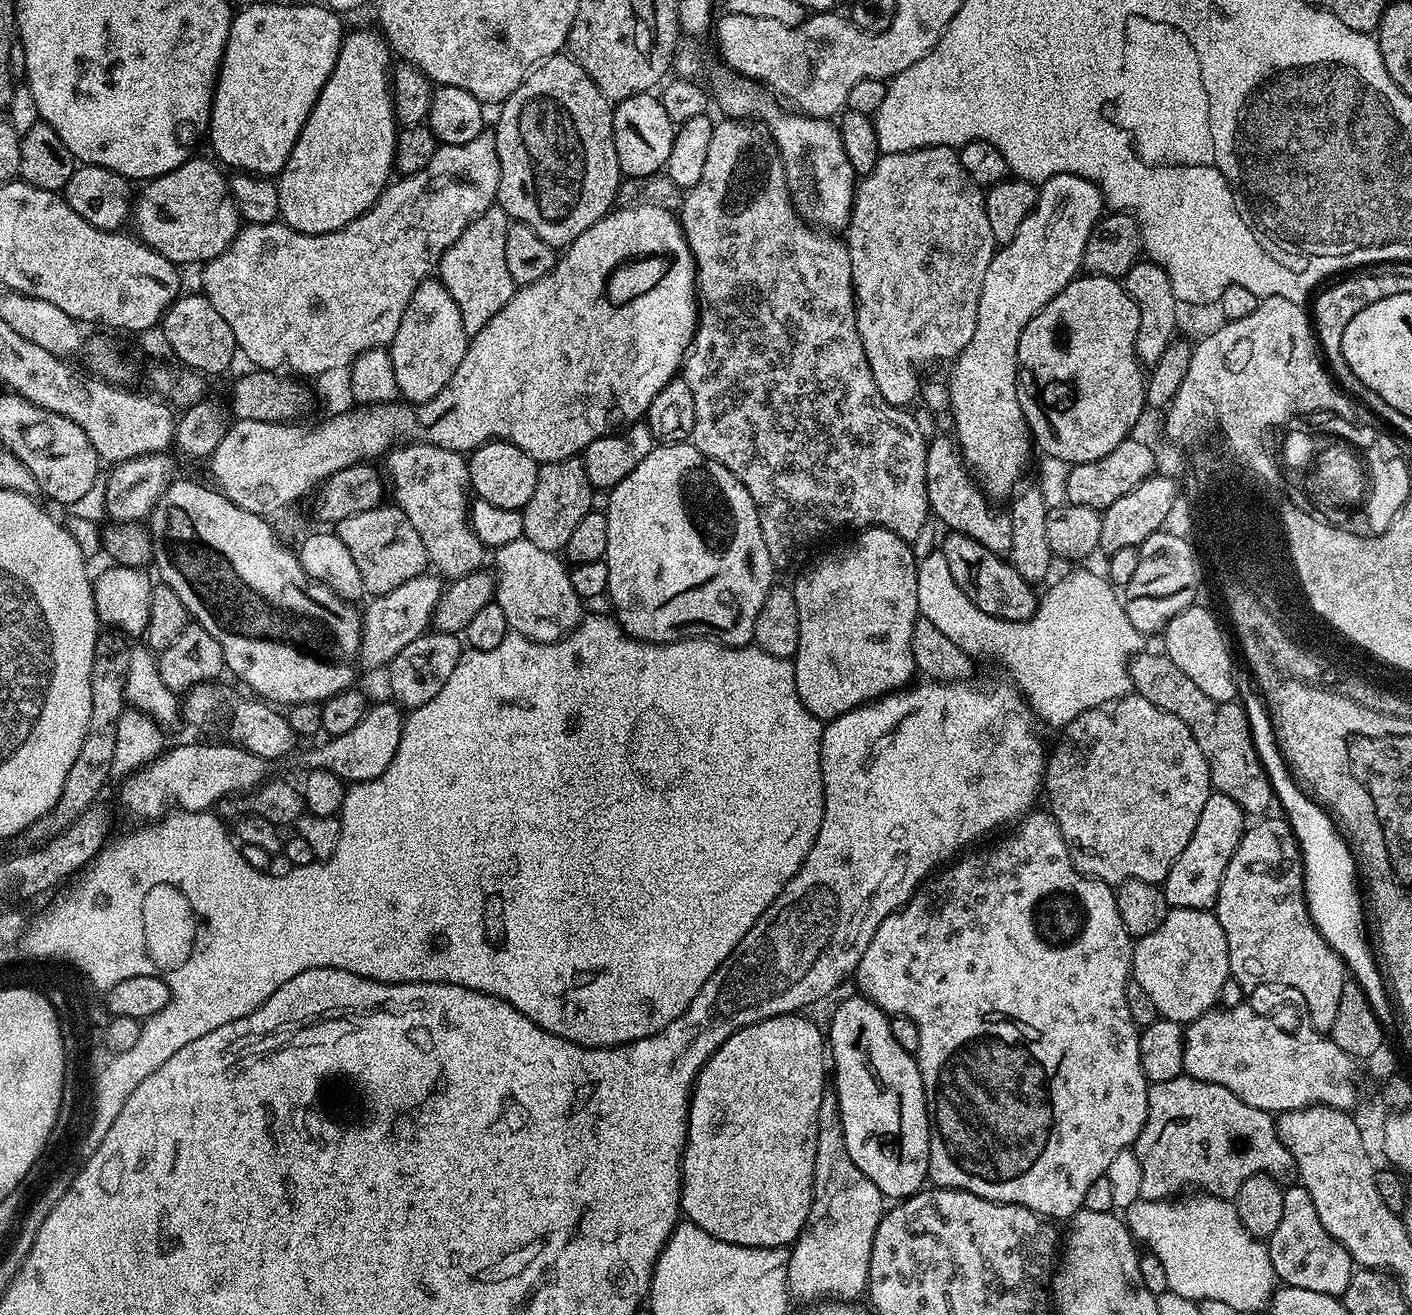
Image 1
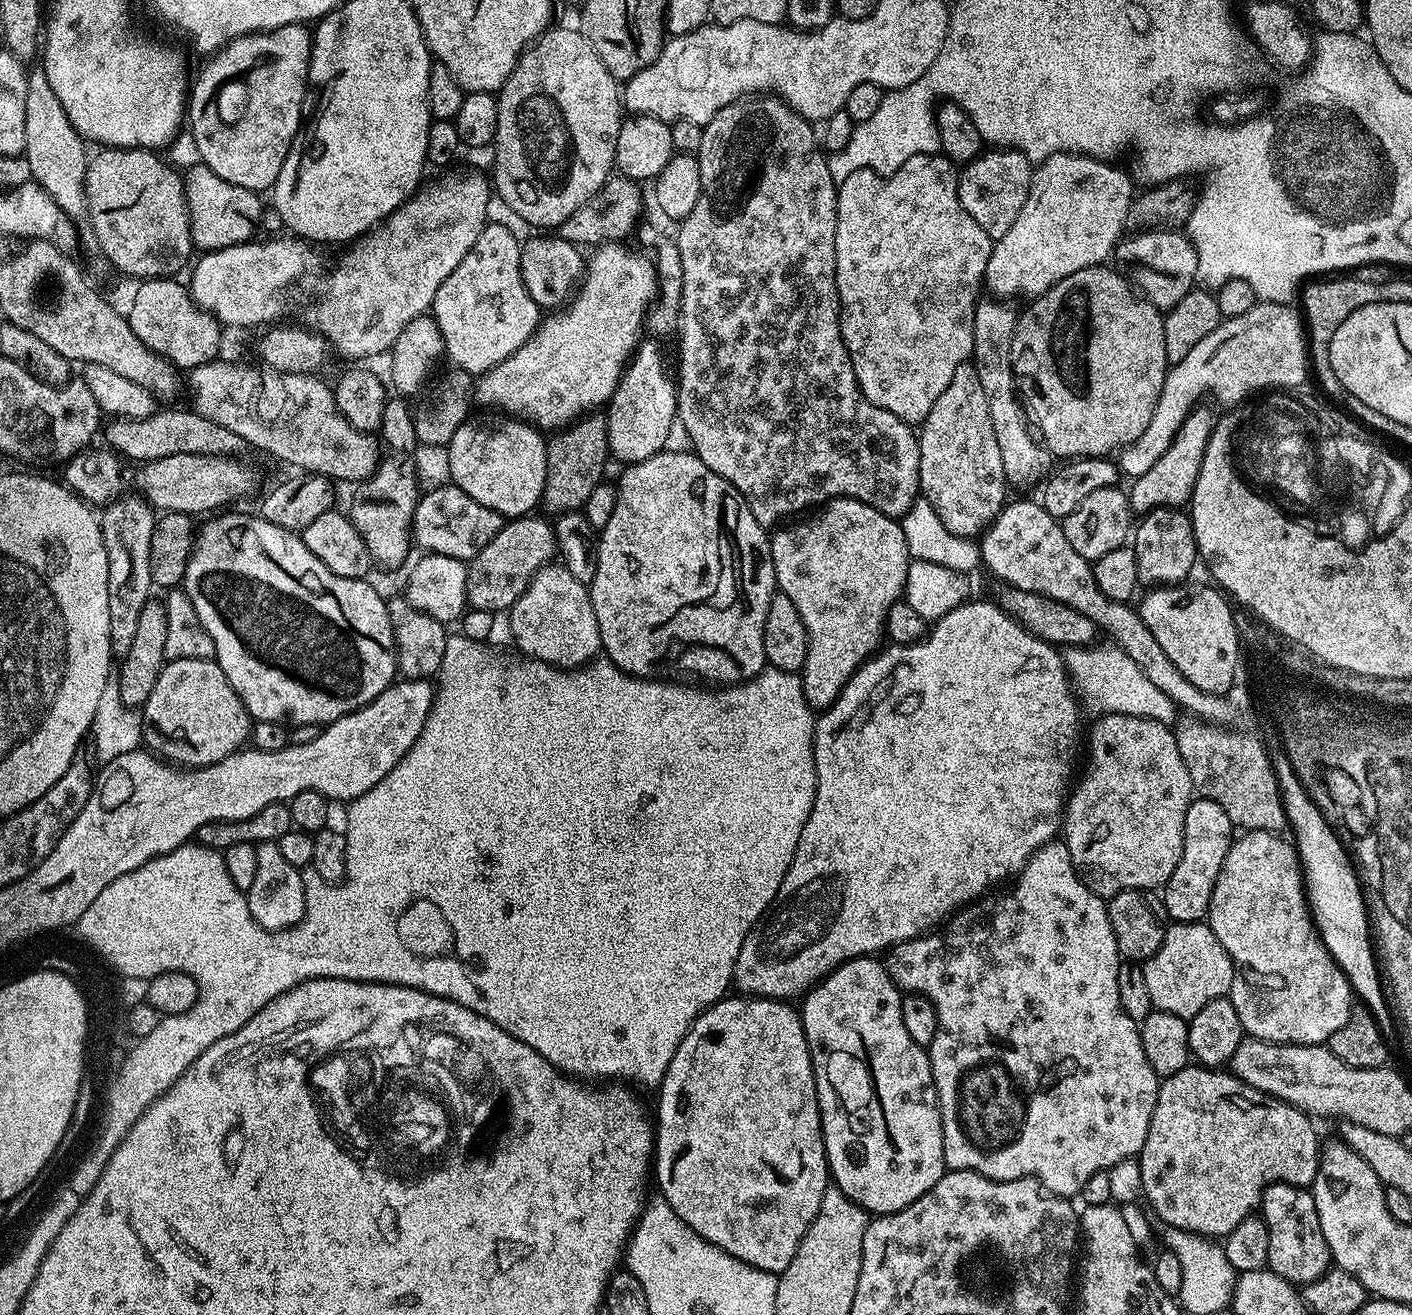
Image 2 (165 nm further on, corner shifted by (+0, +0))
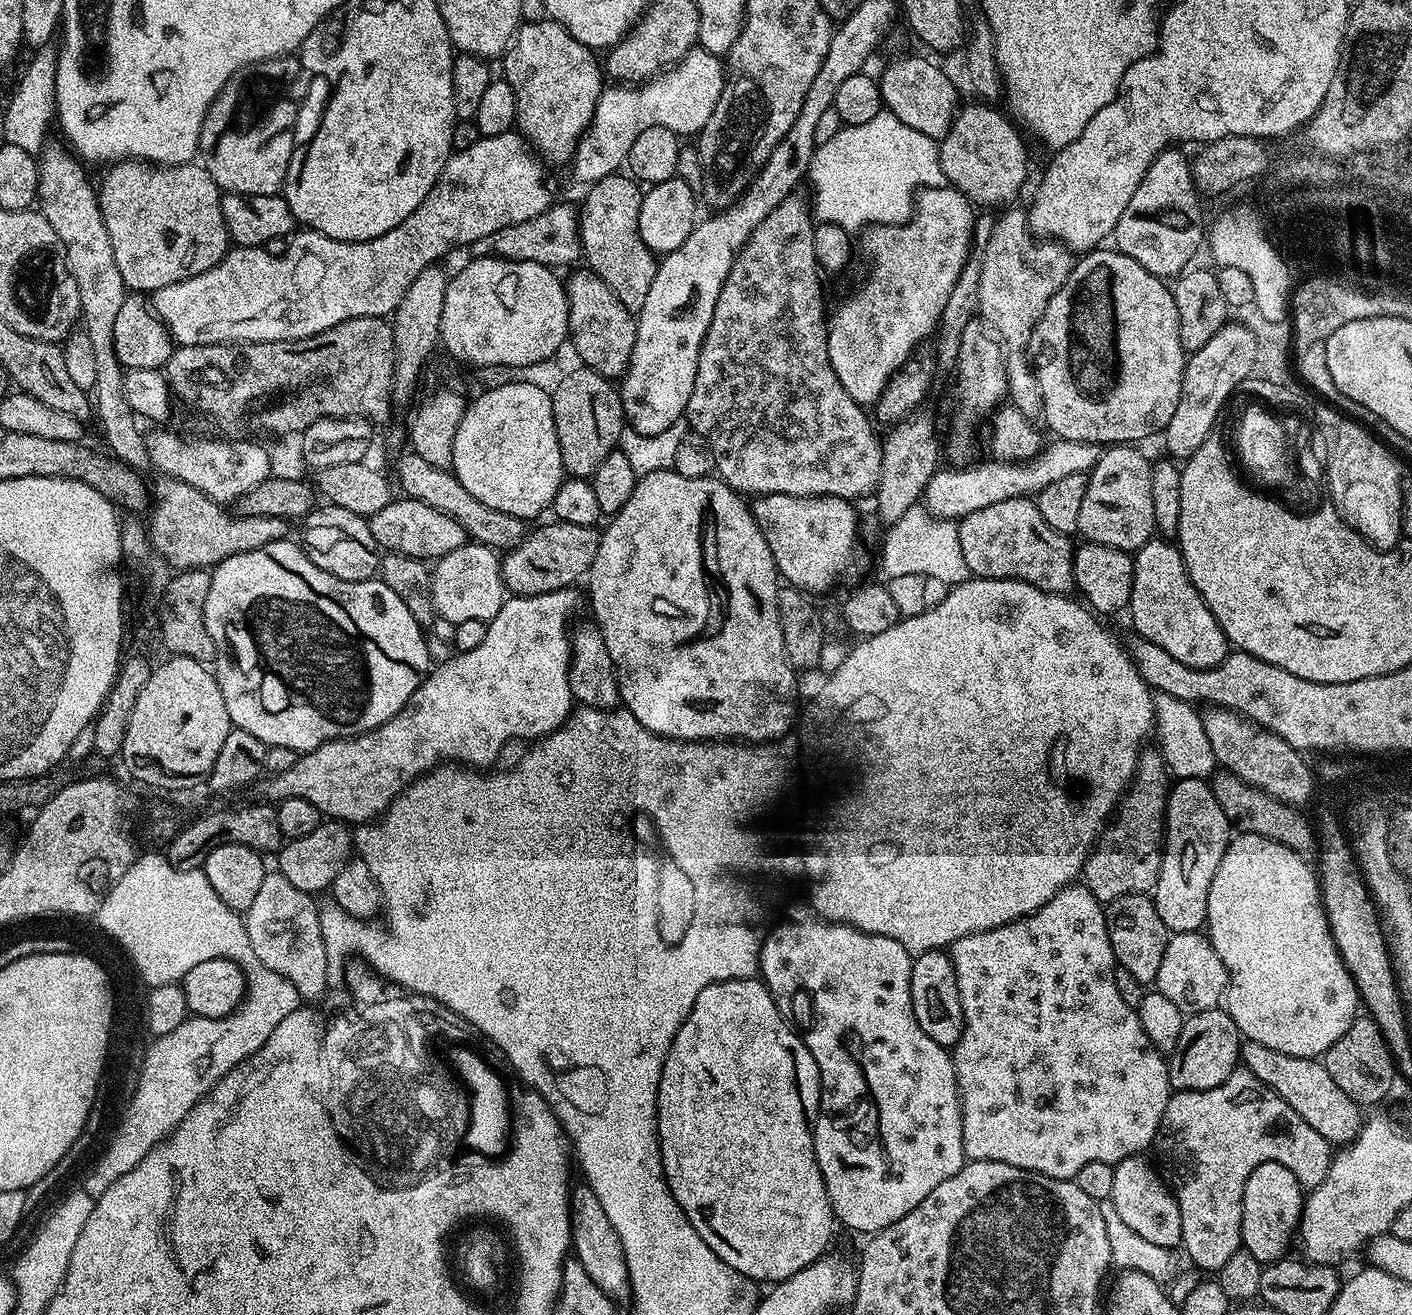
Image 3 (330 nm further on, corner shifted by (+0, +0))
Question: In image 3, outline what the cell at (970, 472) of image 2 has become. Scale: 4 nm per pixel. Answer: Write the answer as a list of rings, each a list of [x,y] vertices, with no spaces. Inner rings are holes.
[[[974,318],[966,322],[965,328],[962,329],[962,346],[958,346],[954,371],[956,371],[956,417],[952,420],[948,446],[946,442],[946,460],[952,466],[967,466],[977,459],[976,436],[972,433],[972,423],[975,422],[976,415],[979,412],[991,413],[1008,395],[1004,350],[1000,346],[999,339],[993,335],[983,319]]]

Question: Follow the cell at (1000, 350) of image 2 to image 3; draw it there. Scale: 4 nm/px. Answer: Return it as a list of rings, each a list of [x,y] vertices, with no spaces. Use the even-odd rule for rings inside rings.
[[[1004,210],[995,217],[992,233],[979,253],[982,276],[978,281],[978,312],[994,329],[1004,350],[1004,365],[1008,379],[1011,407],[1018,409],[1027,420],[1035,421],[1044,411],[1040,383],[1030,367],[1028,339],[1036,321],[1050,302],[1050,298],[1066,282],[1074,263],[1074,256],[1063,244],[1047,238],[1037,239],[1028,226],[1023,211]]]

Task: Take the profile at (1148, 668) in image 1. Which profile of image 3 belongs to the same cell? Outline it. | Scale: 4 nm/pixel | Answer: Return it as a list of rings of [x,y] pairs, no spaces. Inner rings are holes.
[[[1223,770],[1217,771],[1210,780],[1212,786],[1212,793],[1214,798],[1218,798],[1218,806],[1222,806],[1222,814],[1226,814],[1229,825],[1235,826],[1241,833],[1249,832],[1255,836],[1261,836],[1262,838],[1270,838],[1274,842],[1278,842],[1282,846],[1286,846],[1290,850],[1294,850],[1299,856],[1305,858],[1311,857],[1317,851],[1318,848],[1318,836],[1314,831],[1314,824],[1307,820],[1303,816],[1299,807],[1283,804],[1278,798],[1274,798],[1270,794],[1266,794],[1262,790],[1258,790],[1254,786],[1250,786],[1246,782],[1242,782],[1236,776],[1230,772]]]

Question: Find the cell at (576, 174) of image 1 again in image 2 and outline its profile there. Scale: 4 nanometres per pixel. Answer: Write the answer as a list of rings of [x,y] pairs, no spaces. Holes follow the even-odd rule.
[[[552,26],[543,34],[536,37],[534,43],[525,48],[520,56],[520,61],[514,66],[510,78],[504,83],[504,87],[498,93],[496,105],[498,106],[498,124],[496,126],[496,138],[494,149],[496,153],[492,156],[492,176],[490,175],[490,184],[500,195],[500,200],[516,216],[521,216],[528,224],[533,224],[536,230],[556,230],[560,225],[566,222],[568,218],[584,202],[589,202],[594,198],[609,177],[613,175],[616,162],[616,143],[618,142],[618,130],[622,123],[622,88],[615,78],[602,66],[602,58],[594,54],[594,46],[586,42],[586,38],[575,27],[556,28]]]

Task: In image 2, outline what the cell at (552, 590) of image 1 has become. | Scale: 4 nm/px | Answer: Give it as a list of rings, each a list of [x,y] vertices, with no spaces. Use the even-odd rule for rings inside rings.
[[[562,564],[544,565],[536,572],[506,618],[514,642],[525,657],[574,670],[585,667],[599,655],[601,635],[588,589]]]

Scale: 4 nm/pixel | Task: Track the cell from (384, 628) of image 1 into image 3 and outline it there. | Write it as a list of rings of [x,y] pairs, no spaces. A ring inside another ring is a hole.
[[[469,542],[458,550],[439,557],[431,569],[432,606],[439,619],[454,626],[458,622],[492,620],[506,599],[504,579],[500,573],[501,557],[484,544]]]

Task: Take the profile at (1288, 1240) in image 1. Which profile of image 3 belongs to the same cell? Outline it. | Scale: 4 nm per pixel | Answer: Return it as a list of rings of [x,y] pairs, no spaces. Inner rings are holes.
[[[1262,1162],[1262,1166],[1258,1166],[1254,1170],[1254,1174],[1250,1174],[1250,1178],[1246,1178],[1246,1190],[1242,1194],[1240,1242],[1243,1251],[1254,1254],[1254,1258],[1258,1258],[1258,1262],[1262,1266],[1273,1264],[1276,1260],[1285,1259],[1289,1255],[1288,1239],[1291,1236],[1293,1239],[1294,1233],[1297,1231],[1300,1218],[1304,1215],[1305,1203],[1305,1189],[1300,1187],[1298,1178],[1294,1178],[1290,1169],[1278,1162]]]

